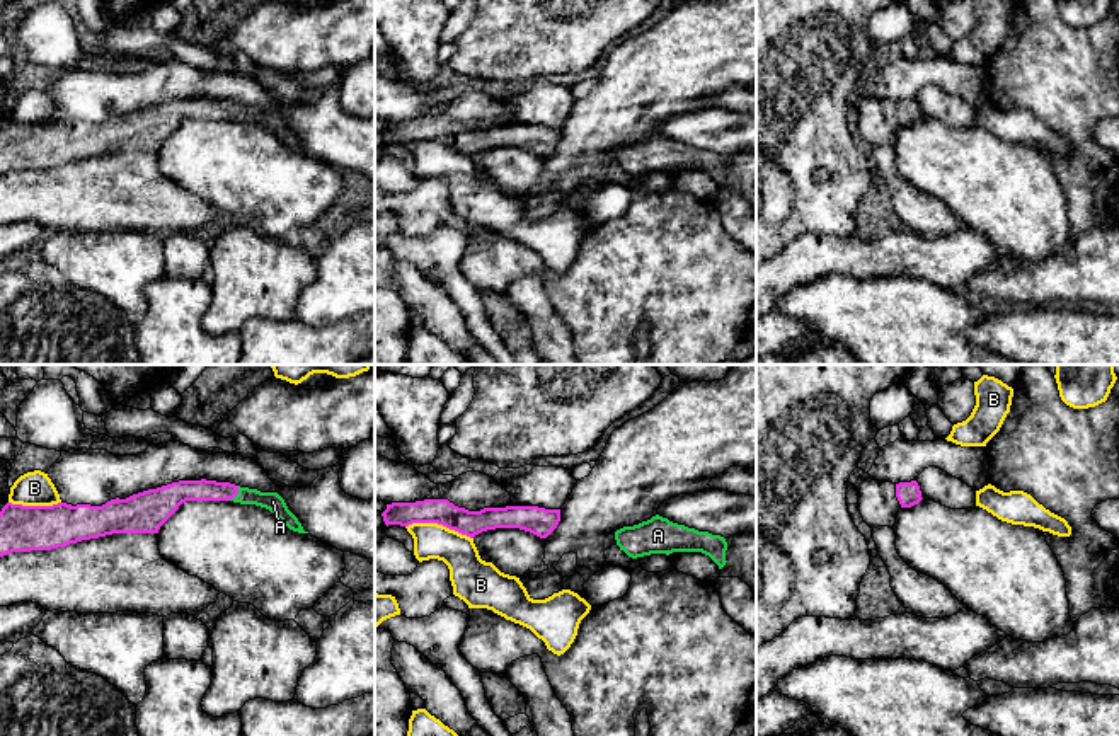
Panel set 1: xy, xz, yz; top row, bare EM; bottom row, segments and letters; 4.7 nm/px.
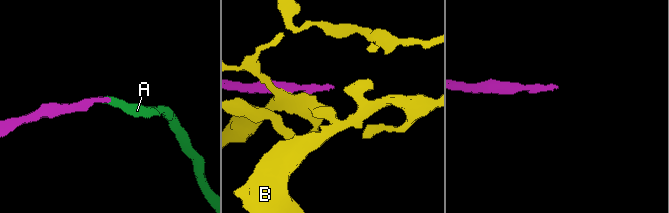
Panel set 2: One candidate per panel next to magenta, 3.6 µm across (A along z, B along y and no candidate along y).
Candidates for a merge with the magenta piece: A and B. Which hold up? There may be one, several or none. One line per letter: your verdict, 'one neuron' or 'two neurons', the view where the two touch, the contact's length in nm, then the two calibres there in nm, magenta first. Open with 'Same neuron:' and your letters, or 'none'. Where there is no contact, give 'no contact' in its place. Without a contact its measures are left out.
Same neuron: A
A: one neuron | xy | 90 nm | 100/90 nm
B: two neurons | xz | 320 nm | 120/170 nm

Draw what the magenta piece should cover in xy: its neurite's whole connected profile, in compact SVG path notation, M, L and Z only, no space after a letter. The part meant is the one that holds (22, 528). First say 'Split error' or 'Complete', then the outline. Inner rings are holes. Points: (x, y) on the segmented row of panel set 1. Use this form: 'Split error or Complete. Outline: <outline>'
Split error. Outline: M206 479L179 480L133 494L126 499L116 497L102 506L72 506L66 503L53 506L22 506L7 503L0 511L0 557L12 552L51 550L112 533L158 533L160 526L186 501L233 501L240 504L255 504L274 513L290 530L308 533L278 492L261 492L257 489Z

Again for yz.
Complete. Outline: M916 480L896 484L896 497L901 508L911 508L923 499Z

